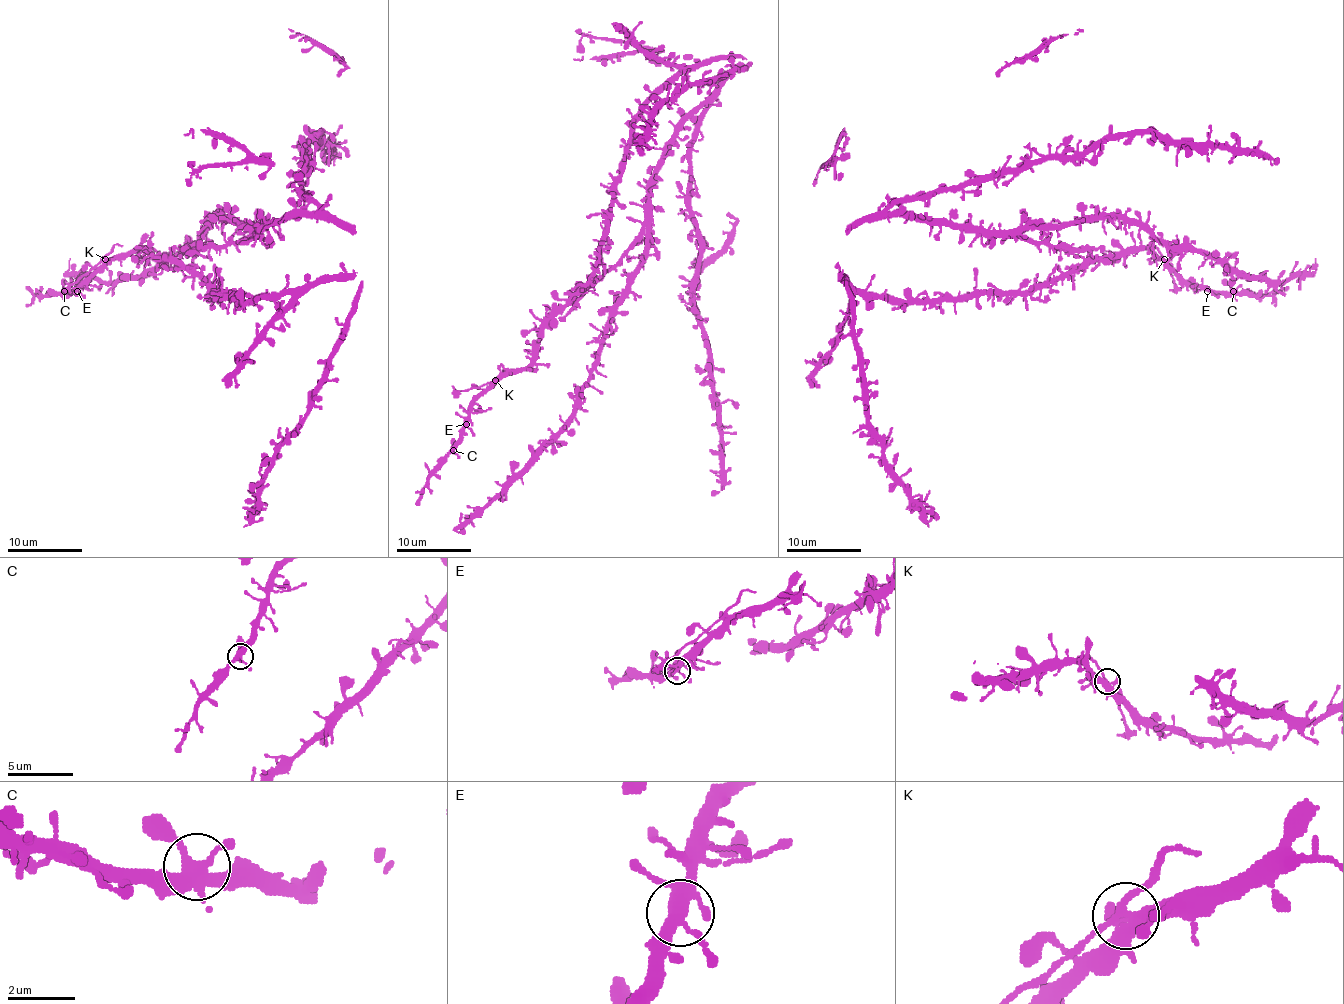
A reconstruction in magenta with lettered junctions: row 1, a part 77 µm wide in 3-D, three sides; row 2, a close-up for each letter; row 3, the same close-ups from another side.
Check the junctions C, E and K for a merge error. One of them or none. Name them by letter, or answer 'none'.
K

